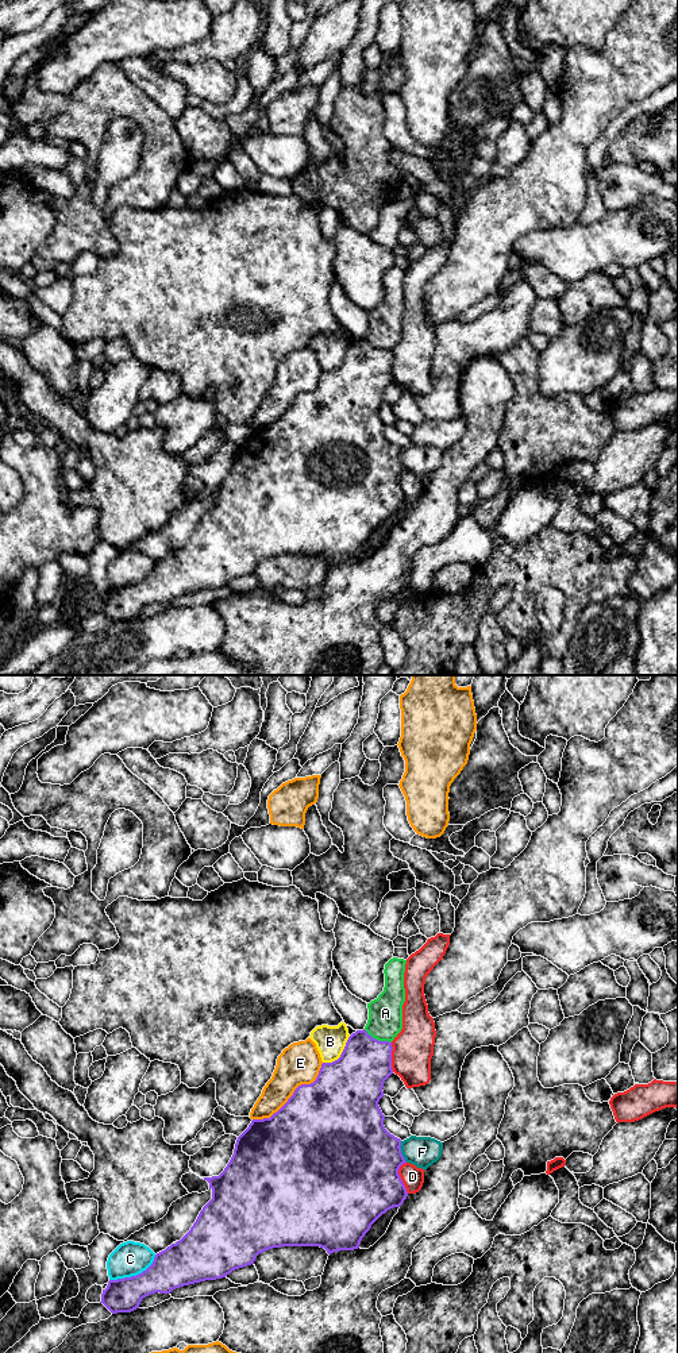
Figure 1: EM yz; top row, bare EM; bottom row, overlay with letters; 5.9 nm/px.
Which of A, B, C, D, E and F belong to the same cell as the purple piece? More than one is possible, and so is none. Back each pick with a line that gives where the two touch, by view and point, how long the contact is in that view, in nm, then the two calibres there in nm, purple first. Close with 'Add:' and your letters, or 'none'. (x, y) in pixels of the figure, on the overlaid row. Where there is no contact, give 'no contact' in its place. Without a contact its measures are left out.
Add: none

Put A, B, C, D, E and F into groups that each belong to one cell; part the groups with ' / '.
A / B / C / D / E / F

